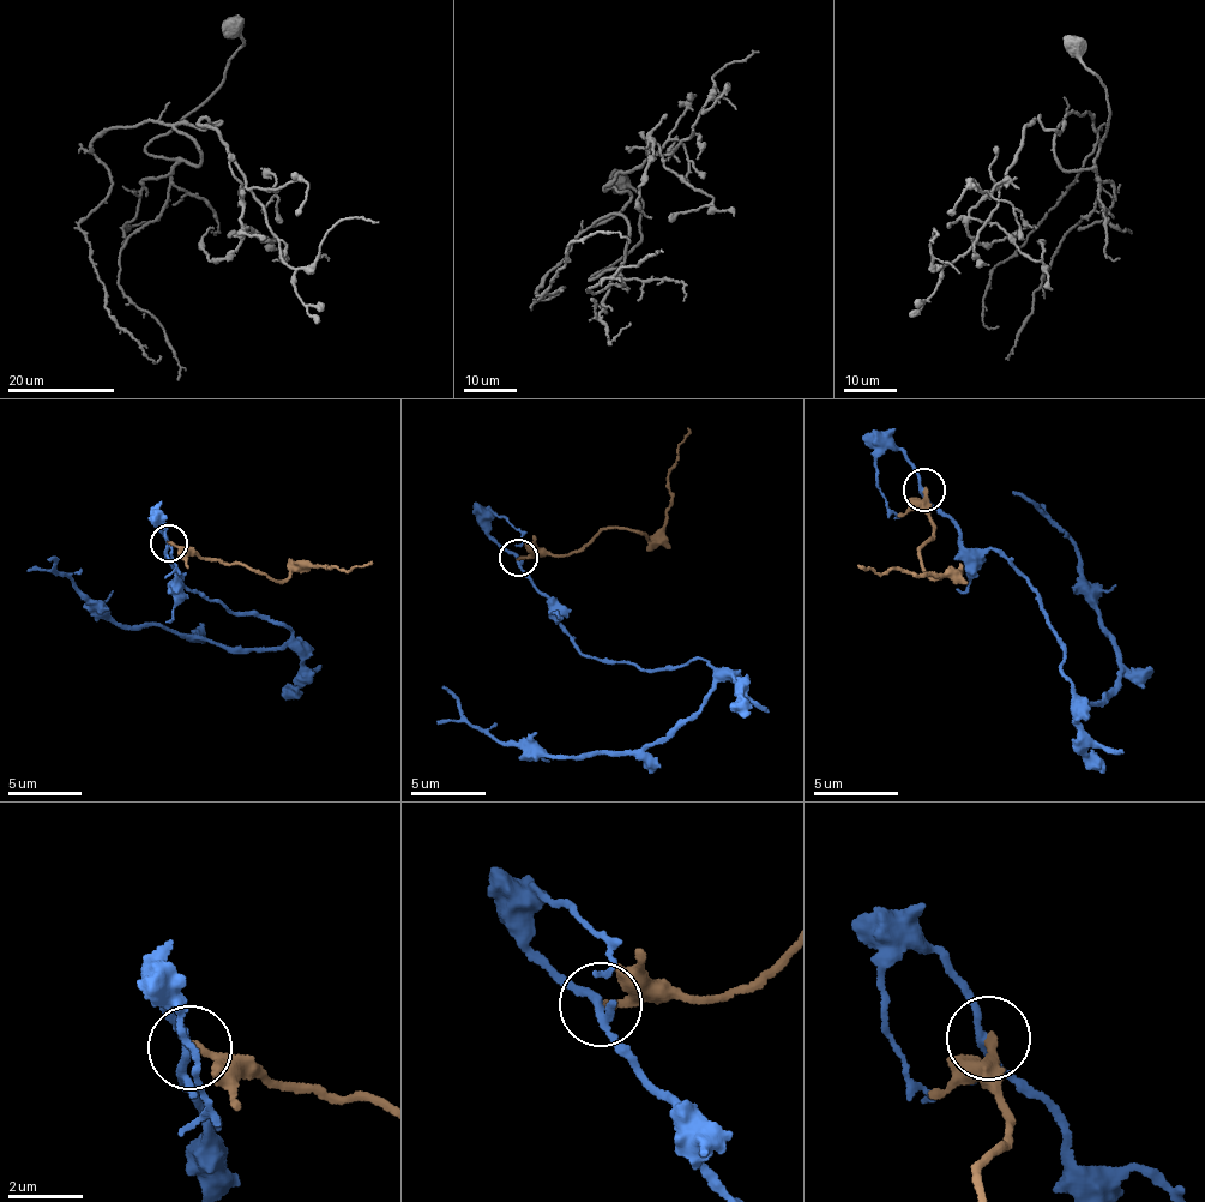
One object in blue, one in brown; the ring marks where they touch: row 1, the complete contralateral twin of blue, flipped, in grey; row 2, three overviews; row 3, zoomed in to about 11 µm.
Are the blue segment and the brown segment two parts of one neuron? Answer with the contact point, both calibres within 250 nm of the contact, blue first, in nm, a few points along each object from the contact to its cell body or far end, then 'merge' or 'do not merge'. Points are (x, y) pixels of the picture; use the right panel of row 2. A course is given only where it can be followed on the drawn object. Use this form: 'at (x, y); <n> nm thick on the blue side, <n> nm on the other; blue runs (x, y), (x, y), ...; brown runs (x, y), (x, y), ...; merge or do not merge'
at (925, 490); 170 nm thick on the blue side, 190 nm on the other; blue runs (923, 488), (961, 544), (1034, 584), (1094, 703), (1115, 642), (1079, 550), (1012, 492); brown runs (923, 488), (937, 527), (920, 553), (929, 576), (951, 576), (860, 569); do not merge

